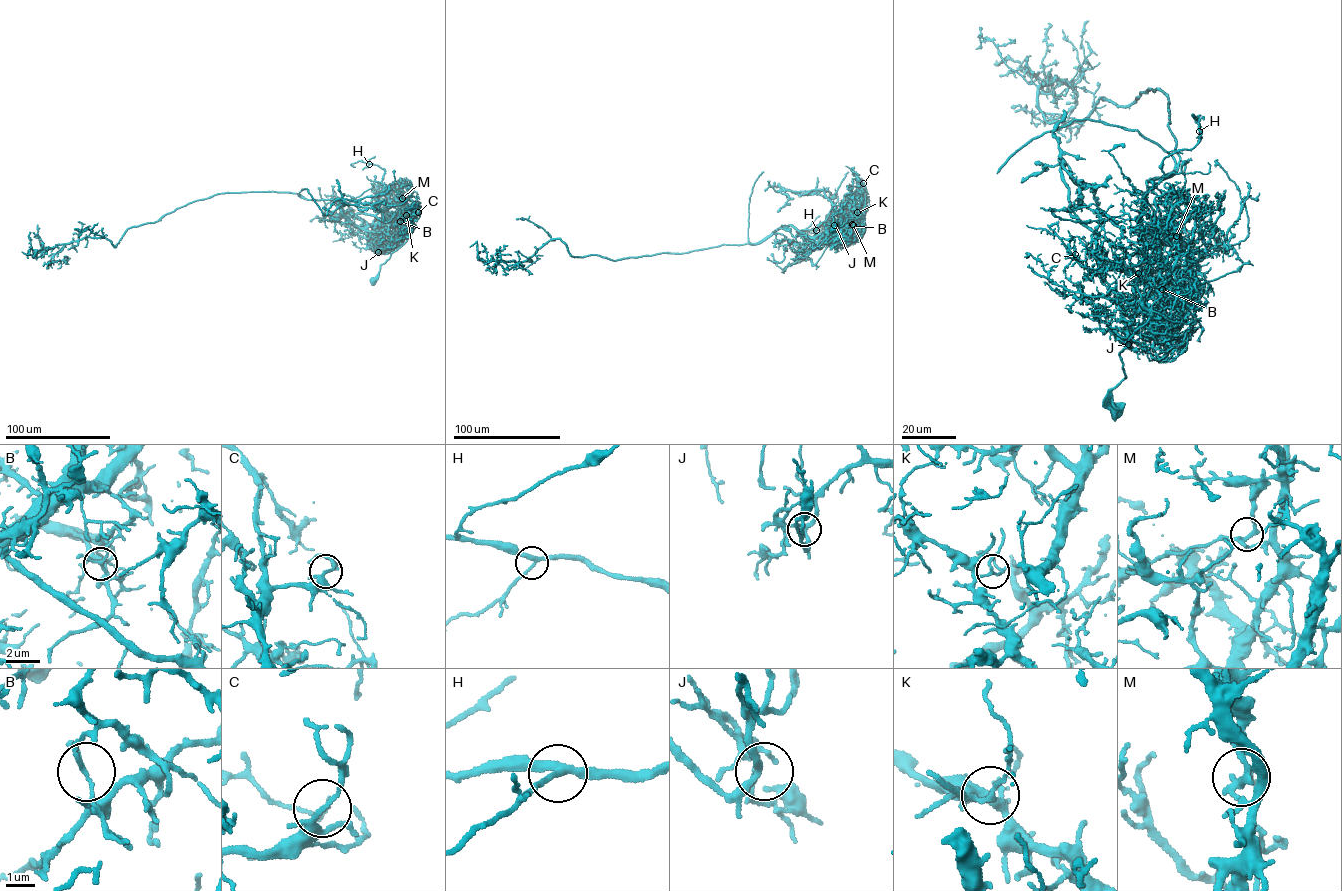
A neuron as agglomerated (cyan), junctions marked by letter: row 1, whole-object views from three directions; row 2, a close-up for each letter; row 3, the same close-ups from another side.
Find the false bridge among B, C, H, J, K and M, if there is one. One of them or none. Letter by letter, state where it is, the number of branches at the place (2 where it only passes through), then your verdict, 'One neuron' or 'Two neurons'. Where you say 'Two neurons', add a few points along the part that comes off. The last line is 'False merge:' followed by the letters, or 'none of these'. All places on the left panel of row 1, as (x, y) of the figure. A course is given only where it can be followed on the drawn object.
B: Place: (400, 221). Branches: 3. Two neurons. Course of the part to remove: (400, 221), (385, 208), (375, 215), (383, 221), (378, 208), (342, 199), (337, 199), (344, 204), (330, 213)
C: Place: (418, 212). Branches: 3. One neuron
H: Place: (369, 164). Branches: 3. One neuron
J: Place: (378, 252). Branches: 3. One neuron
K: Place: (406, 215). Branches: 3. One neuron
M: Place: (402, 198). Branches: 3. One neuron
False merge: B

